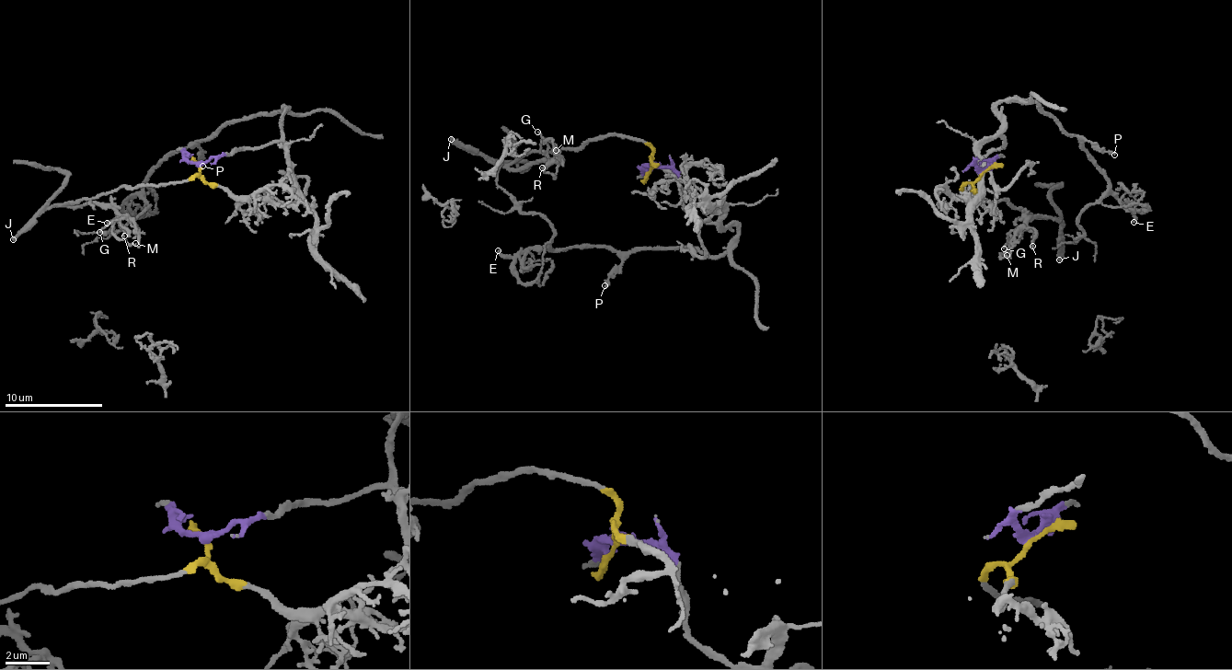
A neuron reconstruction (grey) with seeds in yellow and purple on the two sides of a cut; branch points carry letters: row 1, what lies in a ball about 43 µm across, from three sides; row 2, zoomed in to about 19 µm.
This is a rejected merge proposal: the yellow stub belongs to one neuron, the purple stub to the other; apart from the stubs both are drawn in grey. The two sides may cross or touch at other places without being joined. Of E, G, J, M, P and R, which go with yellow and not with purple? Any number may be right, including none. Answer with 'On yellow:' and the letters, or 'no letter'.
On yellow: G, J, M, R

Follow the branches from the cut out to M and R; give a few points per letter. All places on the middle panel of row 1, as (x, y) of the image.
M: (651, 165), (646, 144), (618, 135), (527, 152), (511, 166), (551, 159), (545, 143), (551, 138), (557, 149)
R: (651, 165), (646, 144), (618, 135), (527, 152), (511, 166), (516, 169), (541, 167)

